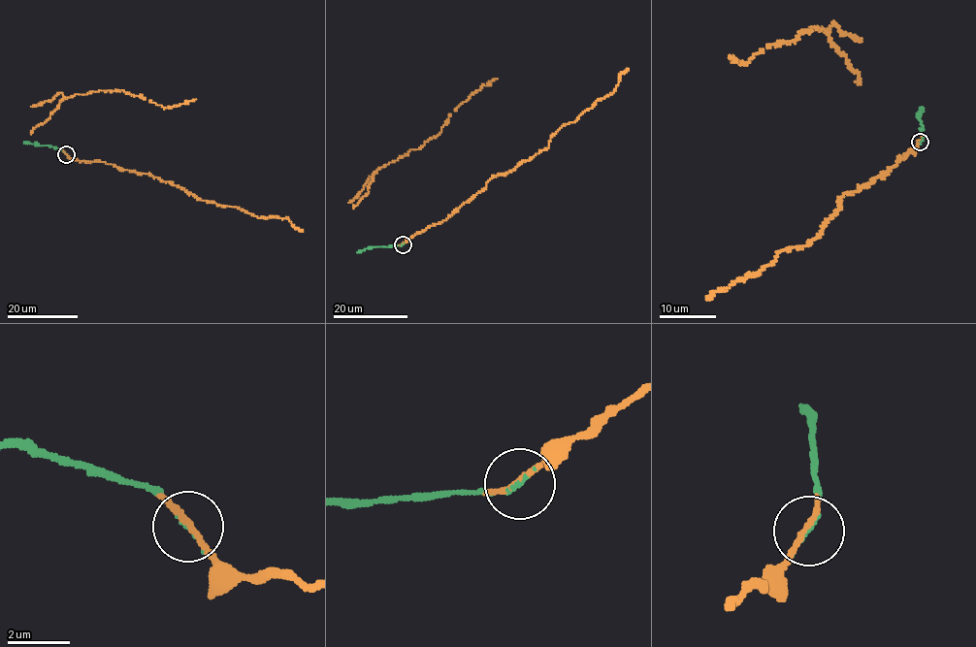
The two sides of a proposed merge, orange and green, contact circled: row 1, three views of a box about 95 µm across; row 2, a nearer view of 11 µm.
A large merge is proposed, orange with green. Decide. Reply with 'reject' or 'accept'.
accept

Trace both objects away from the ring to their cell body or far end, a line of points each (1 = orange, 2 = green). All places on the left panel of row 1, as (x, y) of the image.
1: (66, 154), (72, 159), (150, 175), (201, 200), (243, 209), (258, 217), (287, 218), (302, 231)
2: (66, 154), (48, 145), (23, 142)

